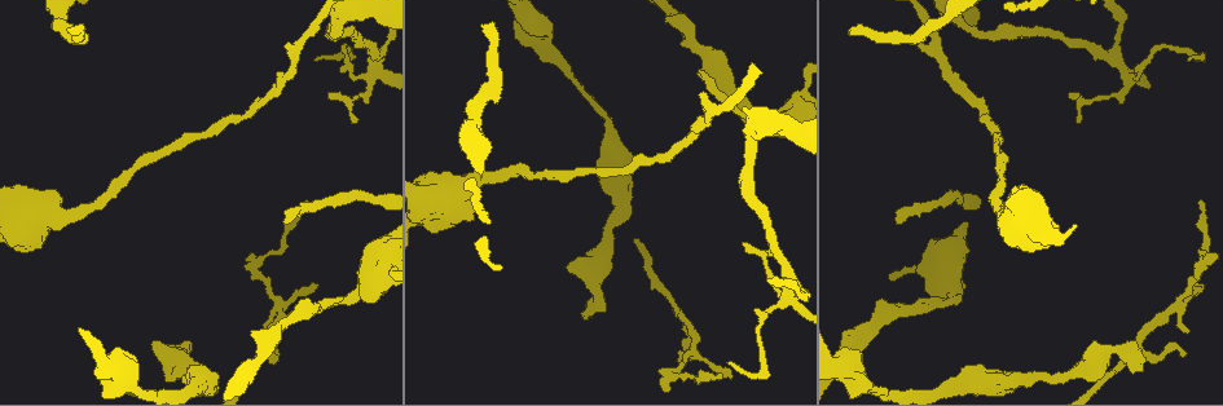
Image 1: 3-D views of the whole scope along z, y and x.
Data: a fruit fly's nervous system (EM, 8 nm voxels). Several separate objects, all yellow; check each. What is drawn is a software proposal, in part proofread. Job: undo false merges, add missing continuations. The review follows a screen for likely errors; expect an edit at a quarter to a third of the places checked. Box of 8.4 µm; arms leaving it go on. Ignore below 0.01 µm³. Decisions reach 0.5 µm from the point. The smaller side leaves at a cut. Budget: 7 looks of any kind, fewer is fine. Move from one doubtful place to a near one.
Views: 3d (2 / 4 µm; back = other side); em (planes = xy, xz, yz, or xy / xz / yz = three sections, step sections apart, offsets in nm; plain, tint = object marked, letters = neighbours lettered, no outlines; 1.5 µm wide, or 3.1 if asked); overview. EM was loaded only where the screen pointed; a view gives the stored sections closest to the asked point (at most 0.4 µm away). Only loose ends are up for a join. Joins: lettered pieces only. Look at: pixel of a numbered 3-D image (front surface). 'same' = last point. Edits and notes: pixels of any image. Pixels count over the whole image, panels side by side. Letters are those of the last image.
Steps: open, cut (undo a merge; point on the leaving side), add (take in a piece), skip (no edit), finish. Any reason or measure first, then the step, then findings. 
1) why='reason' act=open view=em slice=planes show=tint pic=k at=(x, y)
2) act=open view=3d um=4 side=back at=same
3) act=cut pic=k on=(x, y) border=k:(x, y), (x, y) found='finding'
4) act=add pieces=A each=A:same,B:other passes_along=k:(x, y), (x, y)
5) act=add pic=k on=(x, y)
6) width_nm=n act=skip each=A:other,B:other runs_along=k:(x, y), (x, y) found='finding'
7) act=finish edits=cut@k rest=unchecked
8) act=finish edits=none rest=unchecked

why='sudden change in width' act=open view=em slice=xz step=4 show=tint pic=1 at=(56, 218)

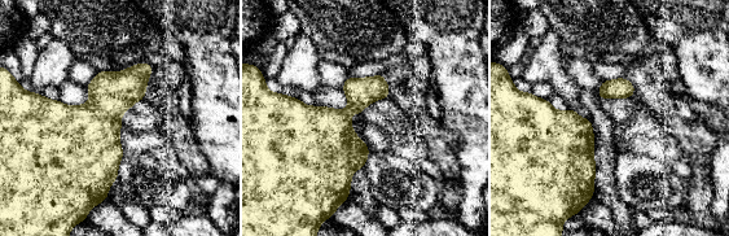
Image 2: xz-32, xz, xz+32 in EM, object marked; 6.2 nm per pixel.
act=open view=em slice=xz step=4 show=letters at=same

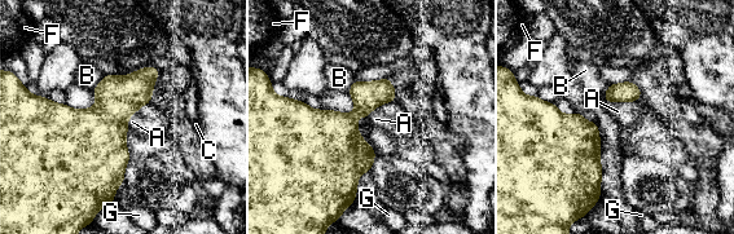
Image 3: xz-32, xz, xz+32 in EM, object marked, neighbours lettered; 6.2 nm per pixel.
width_nm=150 act=skip each=A:other,B:other,C:other,F:other,G:other border=3:(149, 102), (127, 119), (128, 127) found='one cell here'

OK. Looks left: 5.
why='free end' act=open view=em slice=planes show=letters pic=1 at=(1139, 351)

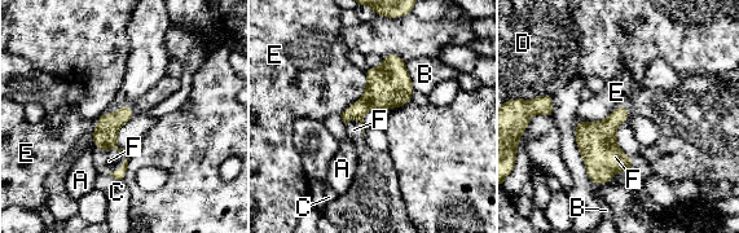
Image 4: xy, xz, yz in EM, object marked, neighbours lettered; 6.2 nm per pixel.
act=add pieces=F each=A:other,B:other,C:other,D:other,E:other,F:same found='it goes on there'

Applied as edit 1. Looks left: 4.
act=open view=overview

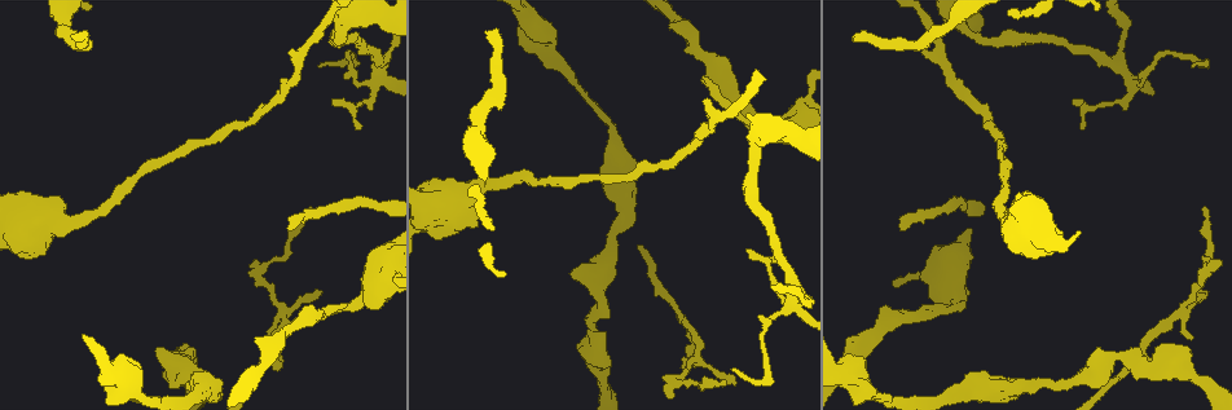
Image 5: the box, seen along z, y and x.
why='an open end' act=open view=3d um=4 pic=5 at=(726, 382)

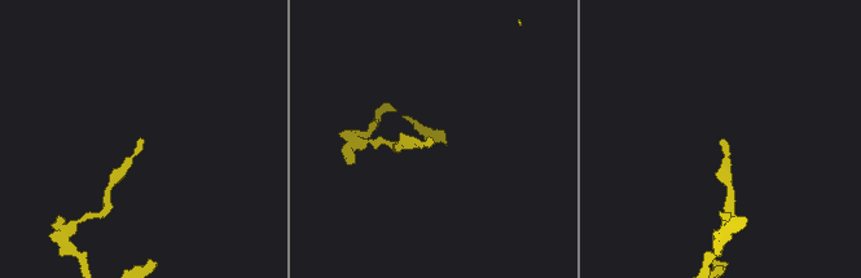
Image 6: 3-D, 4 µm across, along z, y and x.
why='shape alone is not enough' act=open view=em slice=planes show=tint pic=6 at=(432, 139)

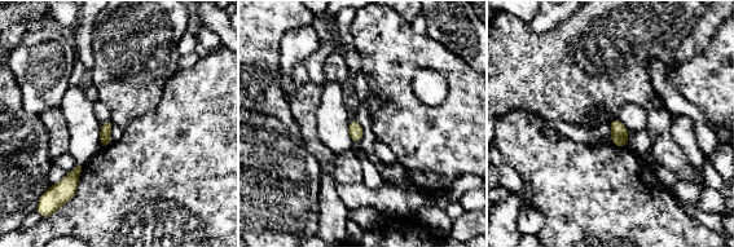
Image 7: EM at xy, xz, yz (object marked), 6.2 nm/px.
act=open view=em slice=planes show=letters at=same

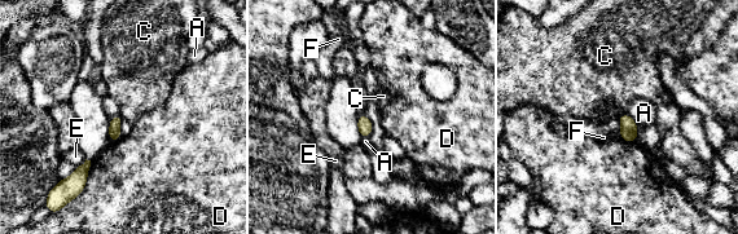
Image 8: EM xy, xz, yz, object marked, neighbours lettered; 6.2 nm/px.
act=skip each=A:other,C:other,D:other,E:other,F:other border=8:(626, 113), (618, 118) found='no lettered piece goes on from it'

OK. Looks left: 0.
act=finish edits=add@4 rest=unchecked

